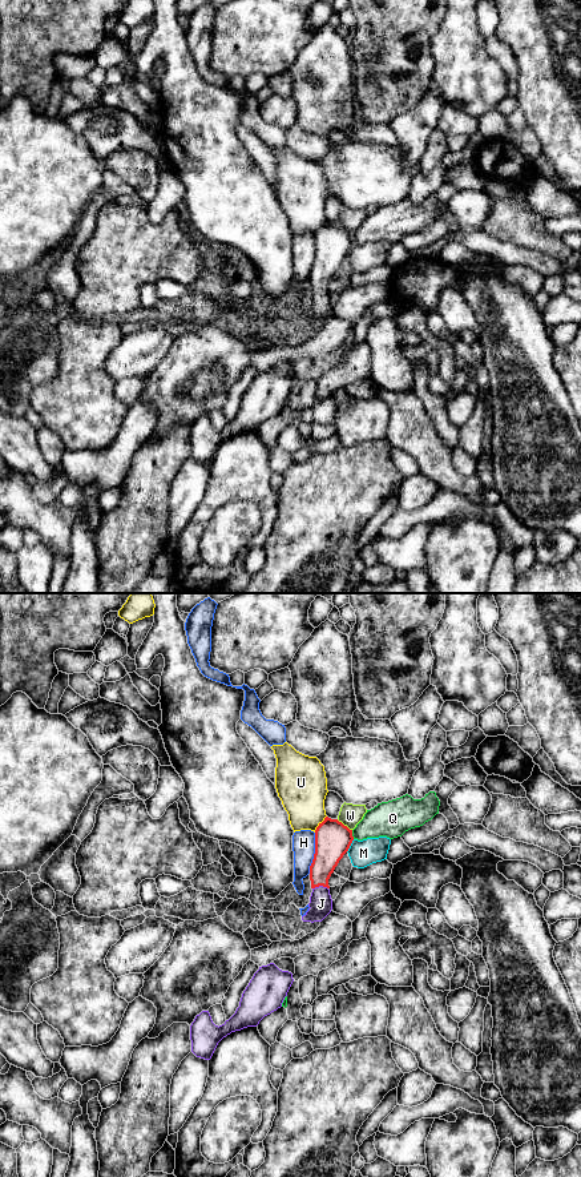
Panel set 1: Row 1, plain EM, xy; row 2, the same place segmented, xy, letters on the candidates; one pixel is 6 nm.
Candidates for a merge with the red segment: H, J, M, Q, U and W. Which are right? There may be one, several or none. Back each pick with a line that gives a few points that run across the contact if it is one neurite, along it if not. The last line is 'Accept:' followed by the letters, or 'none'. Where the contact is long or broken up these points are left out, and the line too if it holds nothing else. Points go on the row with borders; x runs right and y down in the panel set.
J: line xy (330, 845), (319, 873), (319, 885), (321, 903)
Accept: J

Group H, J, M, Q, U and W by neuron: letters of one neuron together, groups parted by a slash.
H / J / M / Q / U / W

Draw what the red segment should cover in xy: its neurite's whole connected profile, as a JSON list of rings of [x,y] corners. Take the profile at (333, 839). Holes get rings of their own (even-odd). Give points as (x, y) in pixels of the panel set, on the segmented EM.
[[[324,818],[315,830],[315,854],[310,866],[311,896],[303,922],[322,922],[332,910],[328,879],[354,841],[352,830],[338,819]]]

